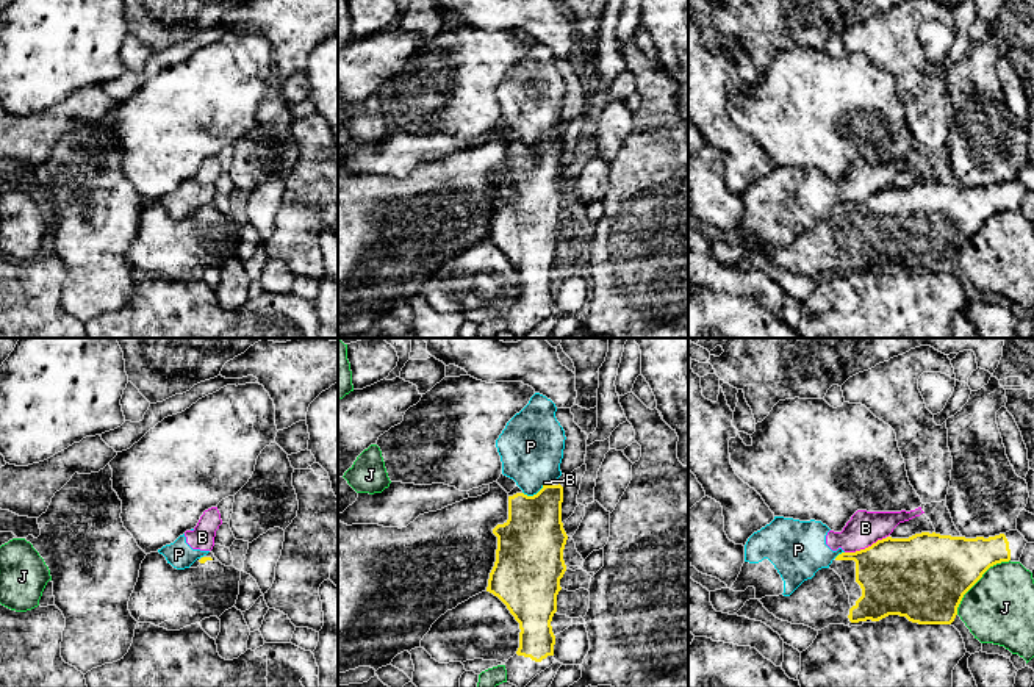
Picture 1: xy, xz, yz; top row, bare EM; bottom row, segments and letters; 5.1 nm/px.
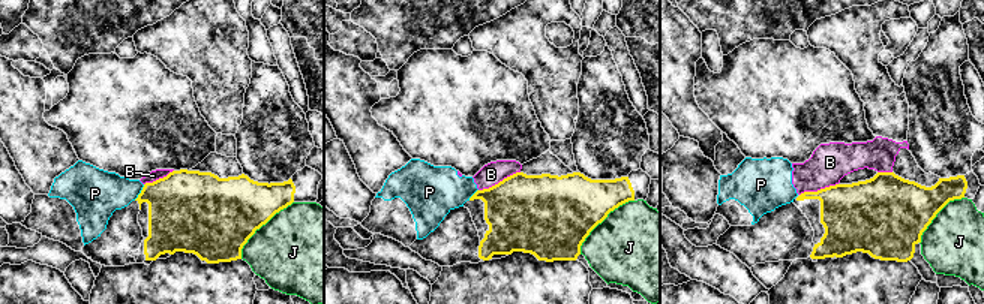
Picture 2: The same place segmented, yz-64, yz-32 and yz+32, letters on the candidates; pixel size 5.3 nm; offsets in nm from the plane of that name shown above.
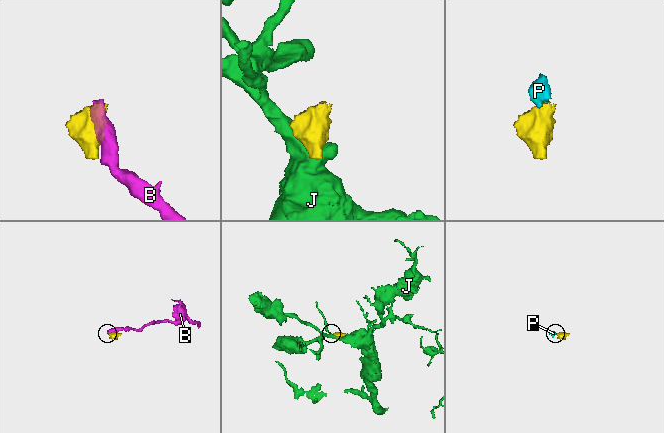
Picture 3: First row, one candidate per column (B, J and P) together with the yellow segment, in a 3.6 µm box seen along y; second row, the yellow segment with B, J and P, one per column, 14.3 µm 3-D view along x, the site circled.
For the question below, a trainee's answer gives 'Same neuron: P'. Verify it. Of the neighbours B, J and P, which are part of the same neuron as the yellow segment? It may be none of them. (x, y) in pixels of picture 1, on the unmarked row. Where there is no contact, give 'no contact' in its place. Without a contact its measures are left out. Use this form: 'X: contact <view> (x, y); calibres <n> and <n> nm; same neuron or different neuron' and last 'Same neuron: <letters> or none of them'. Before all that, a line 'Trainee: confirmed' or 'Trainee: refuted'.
Trainee: refuted
B: contact yz (865, 197); calibres 400 and 180 nm; different neuron
J: contact yz (978, 229); calibres 400 and 360 nm; different neuron
P: contact xz (534, 144); calibres 340 and 340 nm; different neuron
Same neuron: none of them

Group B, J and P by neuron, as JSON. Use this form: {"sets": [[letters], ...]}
{"sets": [["B", "P"], ["J"]]}

